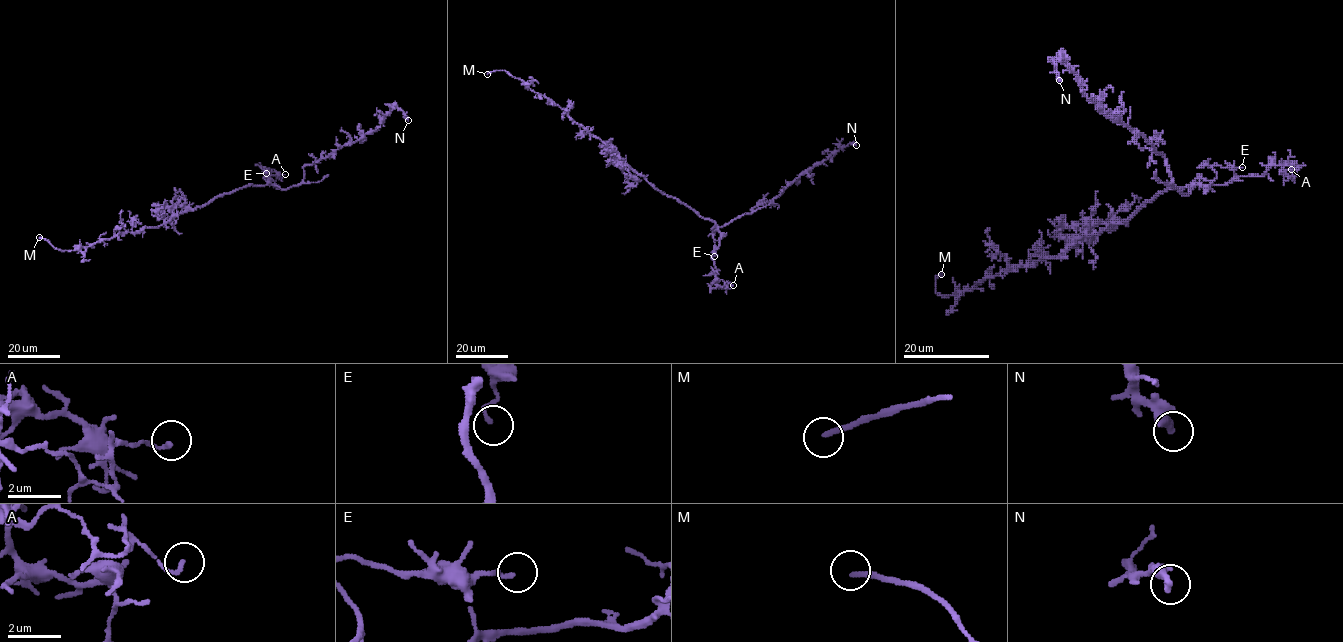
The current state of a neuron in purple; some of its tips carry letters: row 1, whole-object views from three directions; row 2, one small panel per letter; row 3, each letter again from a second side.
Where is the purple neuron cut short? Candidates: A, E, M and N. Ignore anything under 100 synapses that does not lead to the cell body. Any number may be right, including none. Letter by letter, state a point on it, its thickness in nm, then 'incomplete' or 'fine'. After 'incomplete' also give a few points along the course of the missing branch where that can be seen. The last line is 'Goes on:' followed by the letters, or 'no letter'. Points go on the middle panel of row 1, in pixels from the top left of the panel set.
A: place (733, 285); calibre 150 nm; fine
E: place (714, 256); calibre 150 nm; fine
M: place (487, 74); calibre 200 nm; incomplete
N: place (856, 145); calibre 360 nm; fine
Goes on: M

